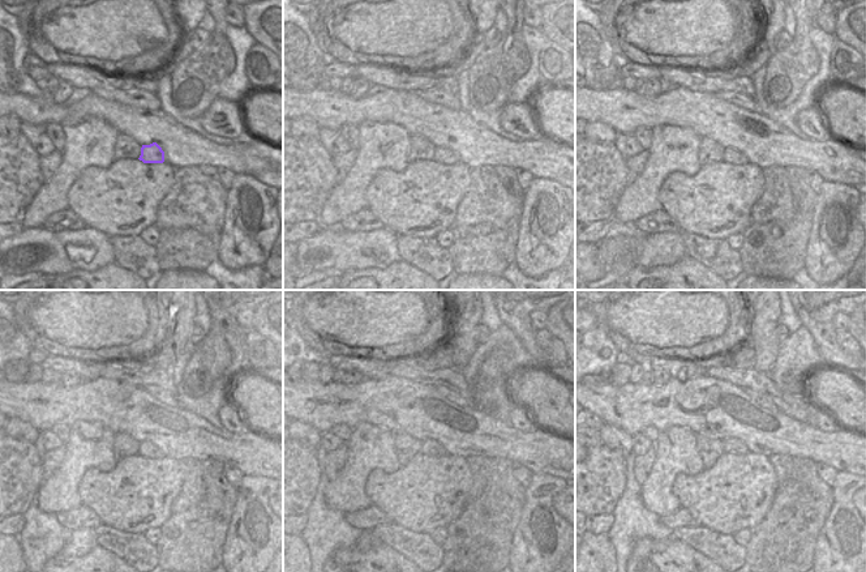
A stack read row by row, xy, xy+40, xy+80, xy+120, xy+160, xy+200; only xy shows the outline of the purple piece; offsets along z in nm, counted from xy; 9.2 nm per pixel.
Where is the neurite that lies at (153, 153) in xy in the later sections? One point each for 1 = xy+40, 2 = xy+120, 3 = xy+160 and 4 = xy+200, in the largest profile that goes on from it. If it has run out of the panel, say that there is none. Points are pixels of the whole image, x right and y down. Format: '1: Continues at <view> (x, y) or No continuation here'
1: Continues at xy+40 (442, 154)
2: Continues at xy+120 (146, 449)
3: Continues at xy+160 (433, 448)
4: Continues at xy+200 (731, 444).

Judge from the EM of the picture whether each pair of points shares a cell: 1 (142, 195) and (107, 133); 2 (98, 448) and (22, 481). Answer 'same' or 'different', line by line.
1: different
2: different

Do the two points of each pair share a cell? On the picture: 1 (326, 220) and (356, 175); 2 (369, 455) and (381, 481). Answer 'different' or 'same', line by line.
1: same
2: different

